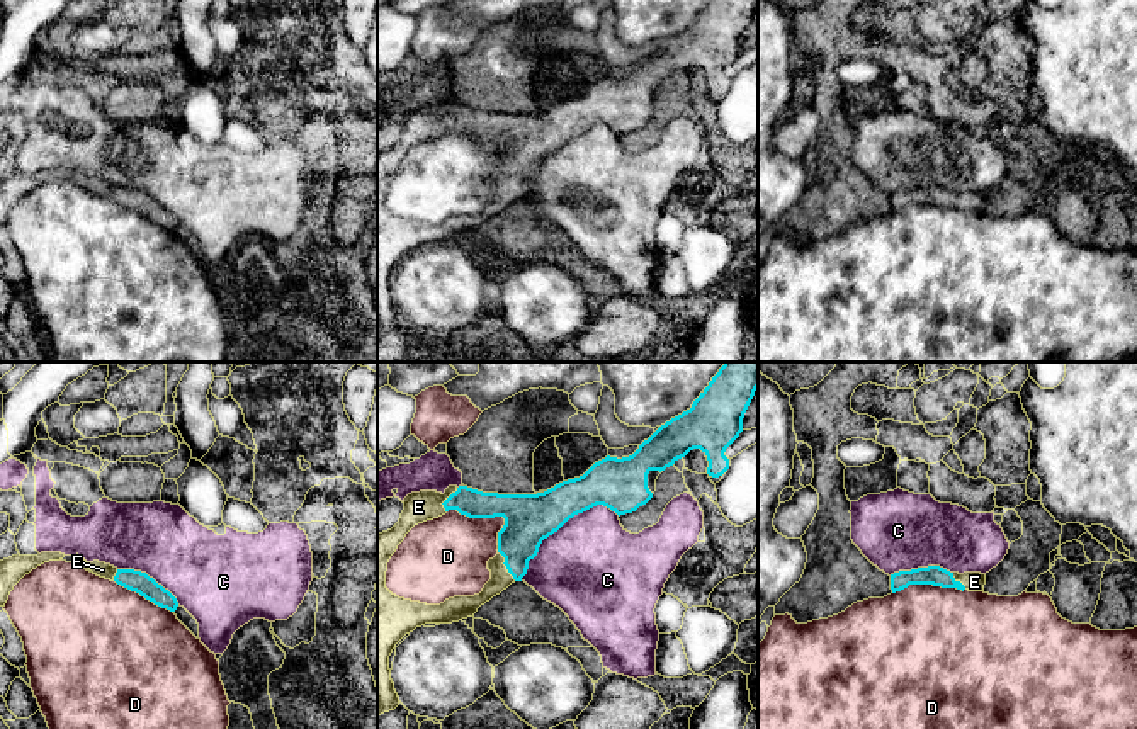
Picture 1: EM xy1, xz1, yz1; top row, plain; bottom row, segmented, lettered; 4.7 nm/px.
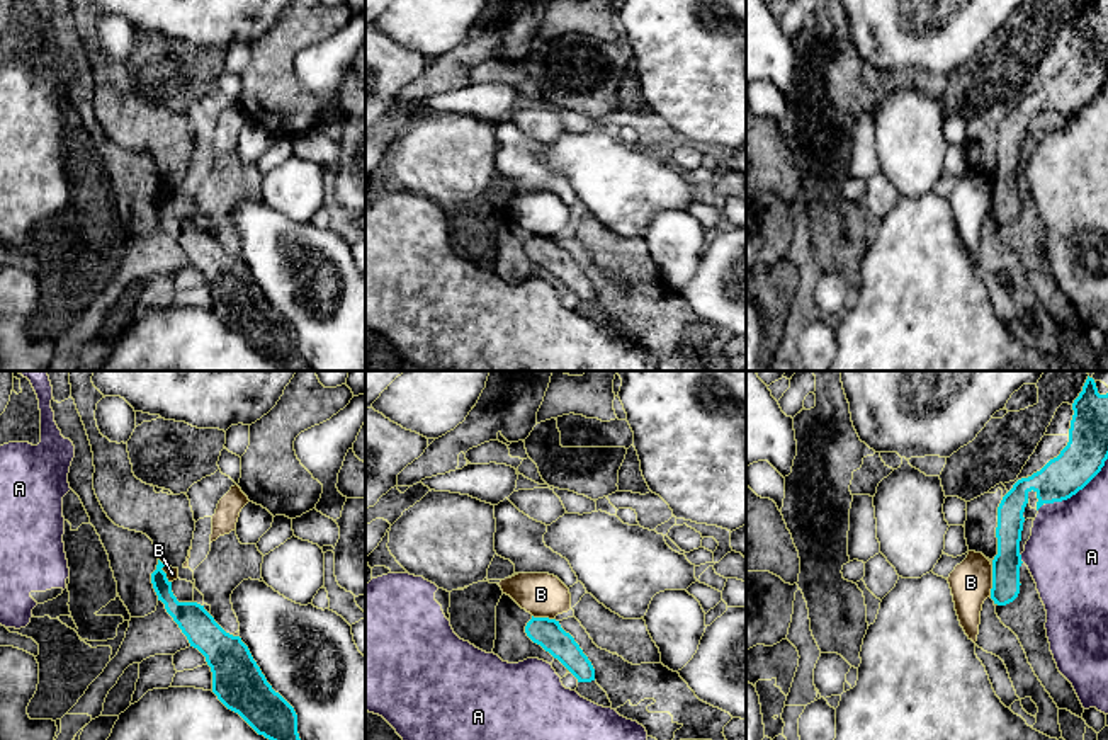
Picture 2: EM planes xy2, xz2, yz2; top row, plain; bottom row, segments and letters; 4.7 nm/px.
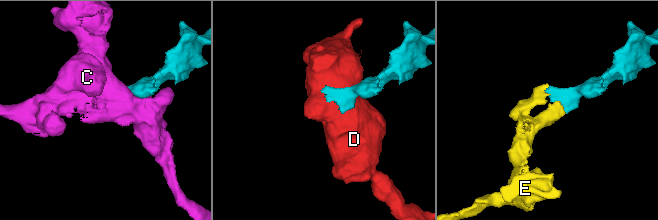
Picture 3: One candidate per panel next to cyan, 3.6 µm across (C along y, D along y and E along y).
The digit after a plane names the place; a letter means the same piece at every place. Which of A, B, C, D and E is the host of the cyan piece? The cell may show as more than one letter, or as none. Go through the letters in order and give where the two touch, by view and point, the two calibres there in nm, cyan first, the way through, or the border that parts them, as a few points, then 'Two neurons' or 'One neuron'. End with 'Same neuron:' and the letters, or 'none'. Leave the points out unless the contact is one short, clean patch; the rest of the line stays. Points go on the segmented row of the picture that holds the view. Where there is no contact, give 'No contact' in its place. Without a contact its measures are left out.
A: Touches cyan at yz2 (1078, 490). Thickness 200 nm (cyan) against 360 nm. Two neurons
B: Touches cyan at yz2 (993, 580). Thickness 130 nm (cyan) against 200 nm. Boundary: yz2 (993, 565), (989, 596). Two neurons
C: Touches cyan at xz1 (561, 525). Thickness 240 nm (cyan) against 480 nm. Two neurons
D: Touches cyan at xz1 (493, 517). Thickness 240 nm (cyan) against 340 nm. Two neurons
E: Touches cyan at xz1 (505, 565). Thickness 240 nm (cyan) against 100 nm. One neuron
Same neuron: E

